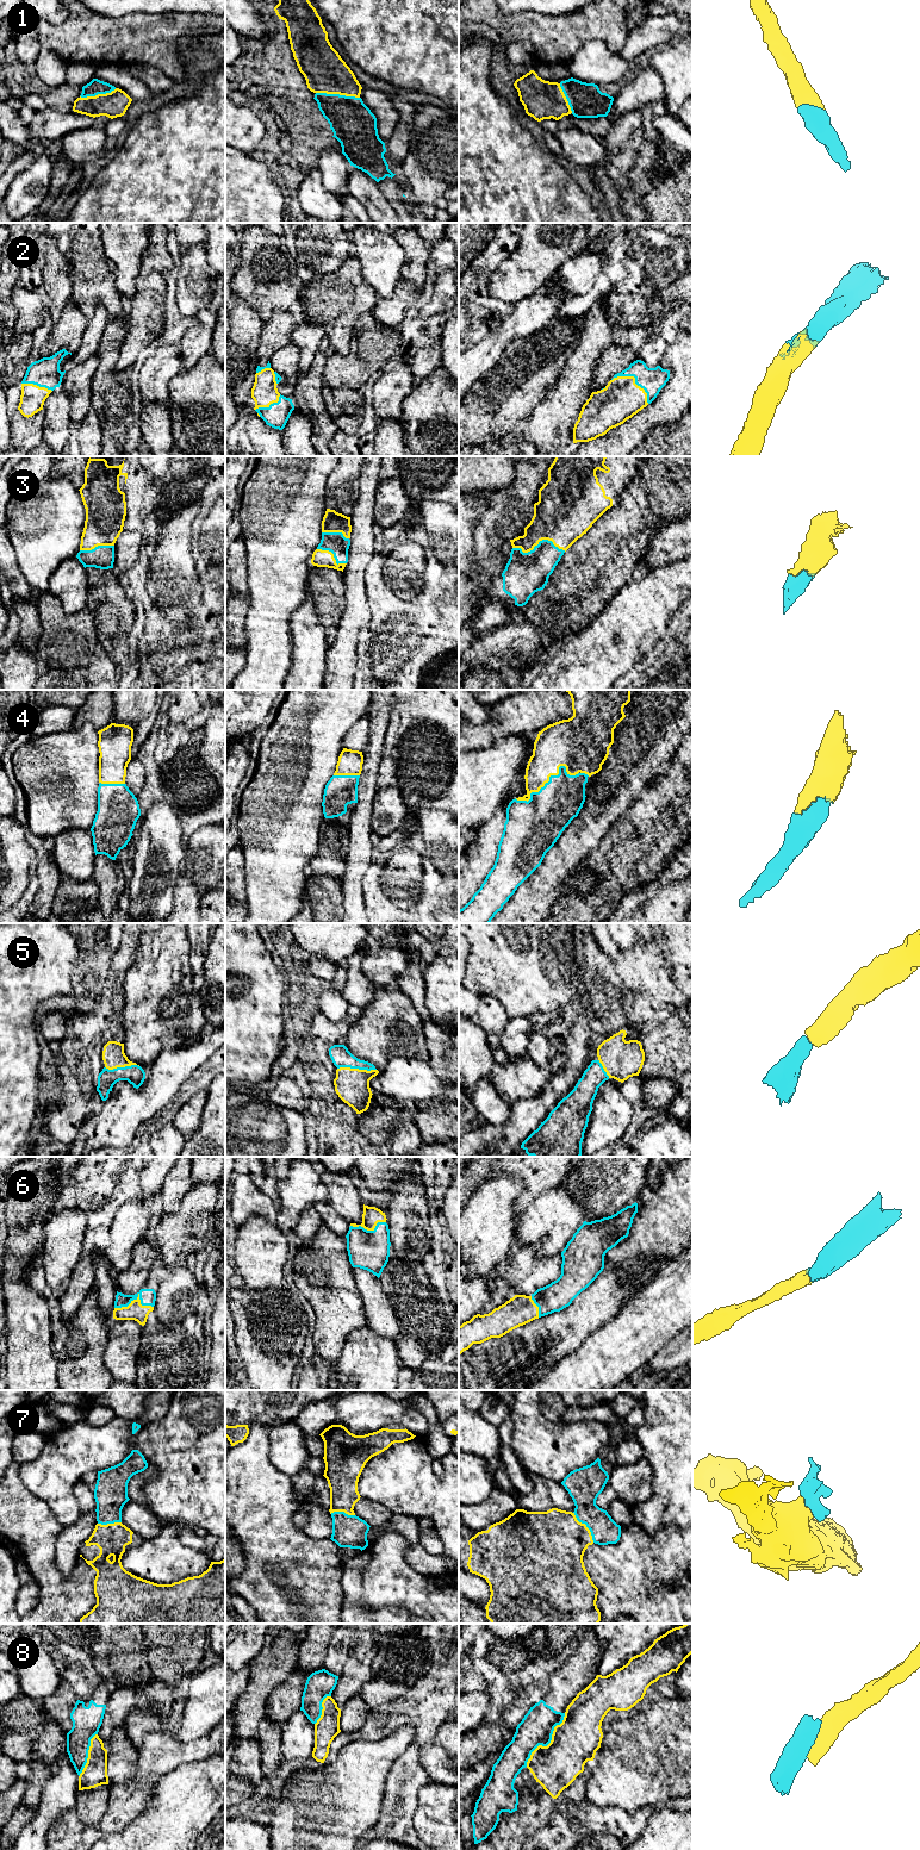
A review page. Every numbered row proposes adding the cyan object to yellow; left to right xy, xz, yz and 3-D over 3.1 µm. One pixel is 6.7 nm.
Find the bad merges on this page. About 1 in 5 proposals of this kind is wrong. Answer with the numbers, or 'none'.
8

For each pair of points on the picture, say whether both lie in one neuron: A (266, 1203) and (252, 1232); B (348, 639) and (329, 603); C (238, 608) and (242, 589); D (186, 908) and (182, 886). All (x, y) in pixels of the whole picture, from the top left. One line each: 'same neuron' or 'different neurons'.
A: different neurons
B: different neurons
C: different neurons
D: same neuron

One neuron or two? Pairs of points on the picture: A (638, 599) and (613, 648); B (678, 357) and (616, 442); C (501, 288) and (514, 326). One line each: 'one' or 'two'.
A: one
B: one
C: two

